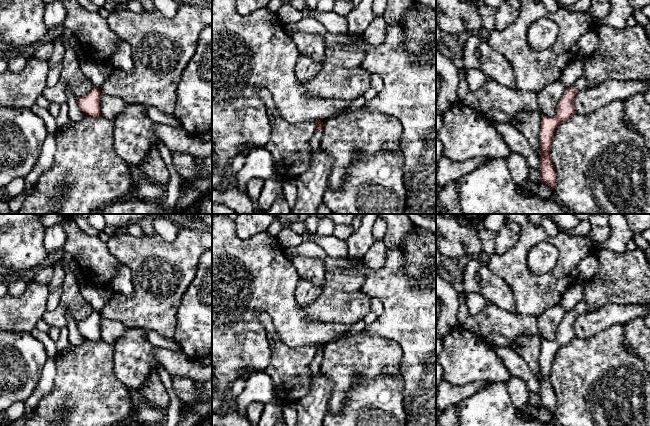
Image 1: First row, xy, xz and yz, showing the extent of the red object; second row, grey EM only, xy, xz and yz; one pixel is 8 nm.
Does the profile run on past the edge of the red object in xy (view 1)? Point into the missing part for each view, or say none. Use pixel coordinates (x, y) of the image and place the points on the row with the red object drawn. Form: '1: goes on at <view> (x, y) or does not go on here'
1: does not go on here

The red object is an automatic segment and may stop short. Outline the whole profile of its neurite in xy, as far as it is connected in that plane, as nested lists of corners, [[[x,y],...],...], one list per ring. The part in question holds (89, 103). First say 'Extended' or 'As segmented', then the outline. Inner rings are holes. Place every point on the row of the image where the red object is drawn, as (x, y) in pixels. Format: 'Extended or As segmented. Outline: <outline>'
As segmented. Outline: [[[93,86],[87,94],[78,97],[78,105],[80,109],[86,114],[86,116],[92,118],[97,118],[101,116],[101,95],[102,93],[100,88]]]

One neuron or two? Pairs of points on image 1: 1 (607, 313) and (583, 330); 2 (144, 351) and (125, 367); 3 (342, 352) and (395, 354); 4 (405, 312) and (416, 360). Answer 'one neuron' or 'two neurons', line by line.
1: one neuron
2: one neuron
3: one neuron
4: one neuron

